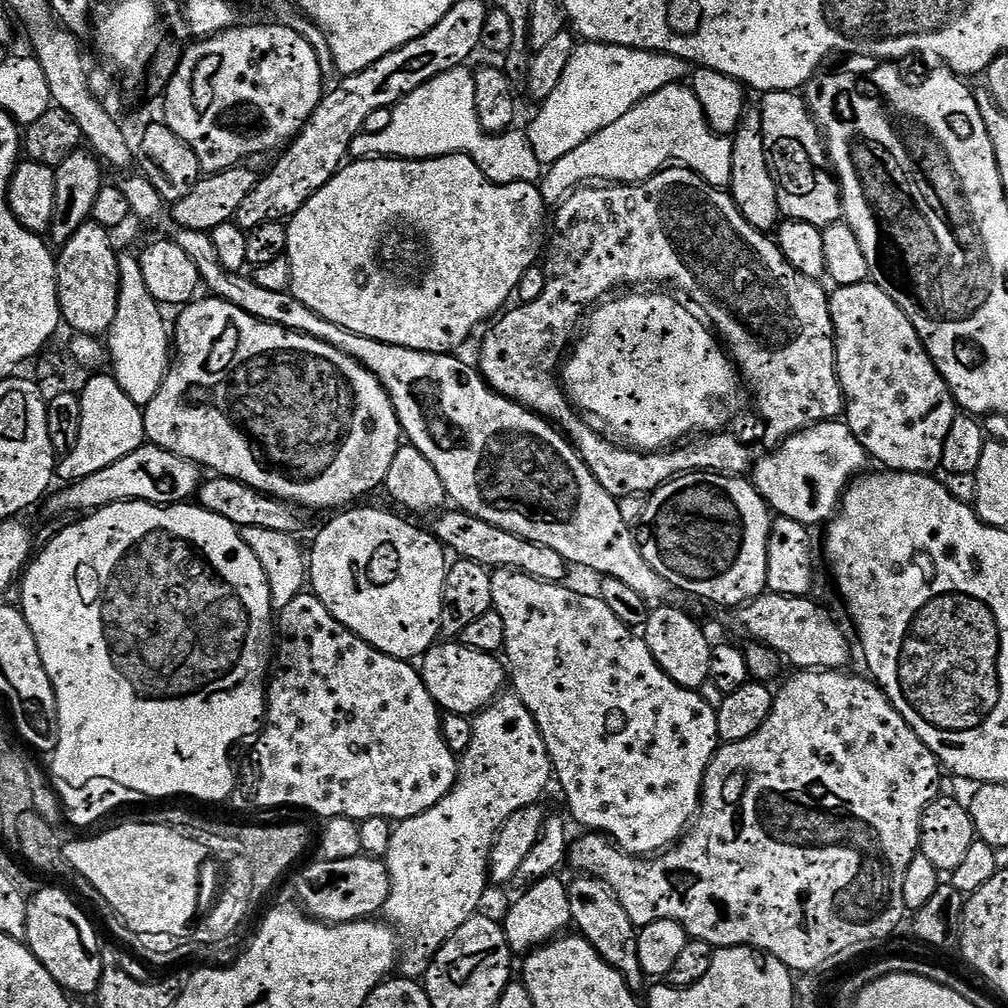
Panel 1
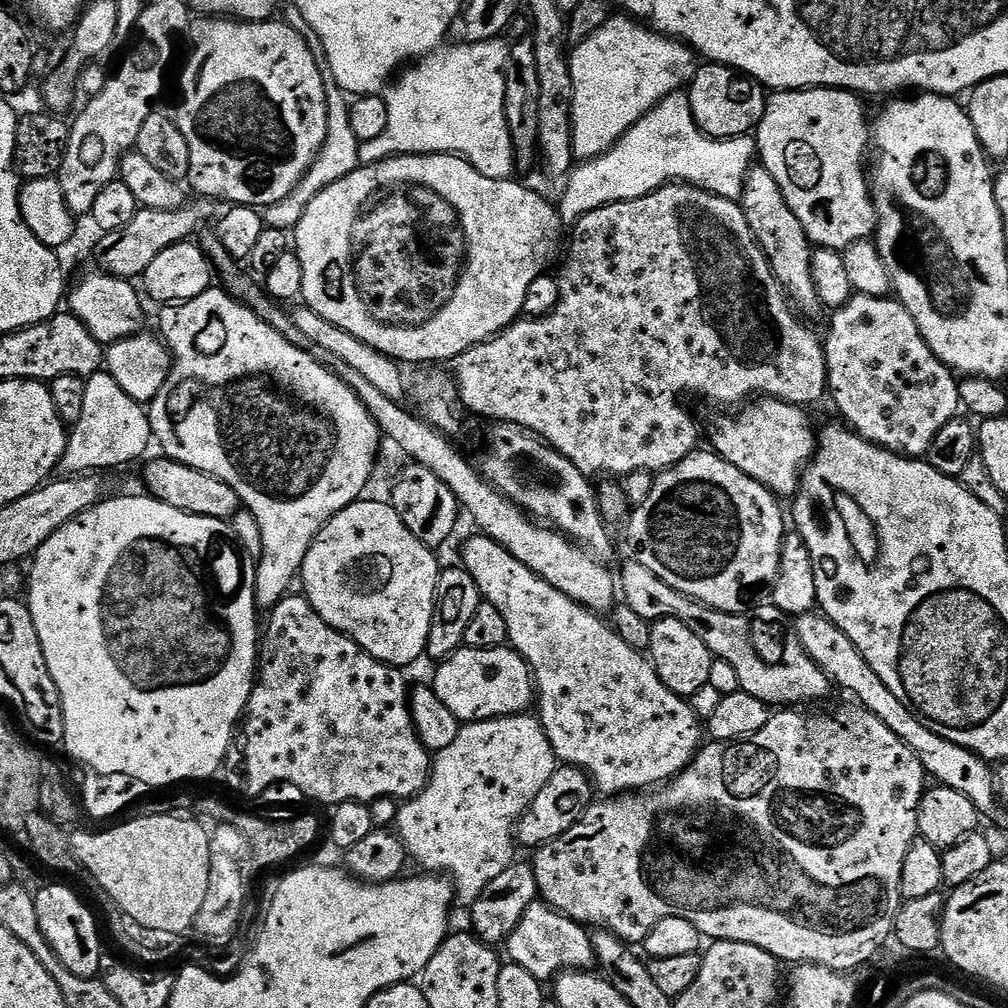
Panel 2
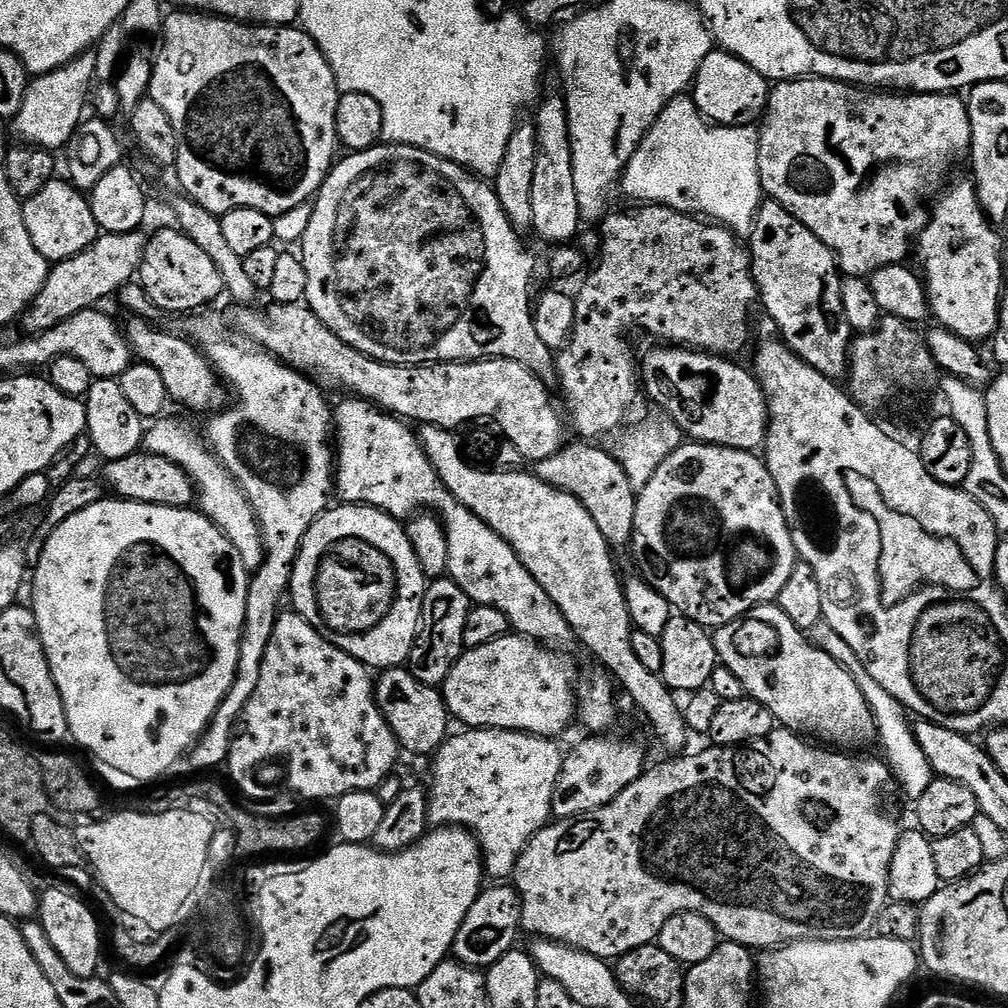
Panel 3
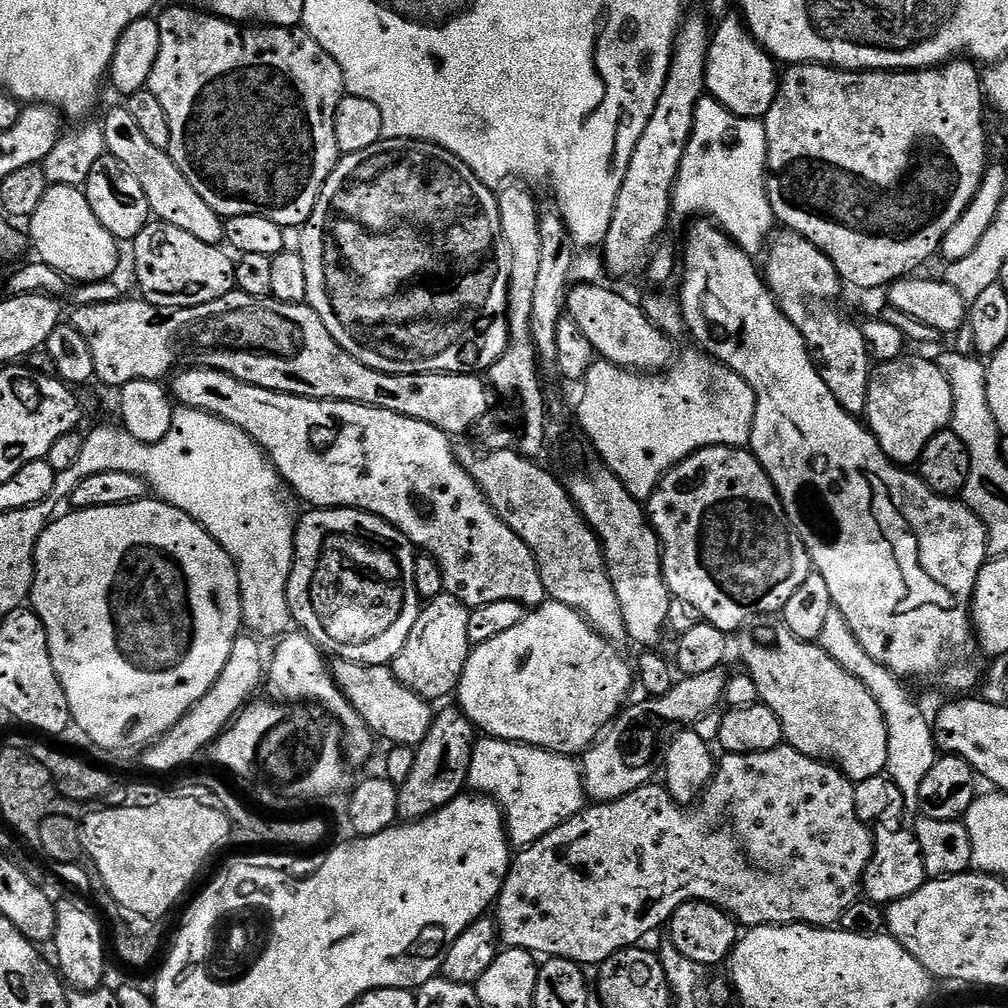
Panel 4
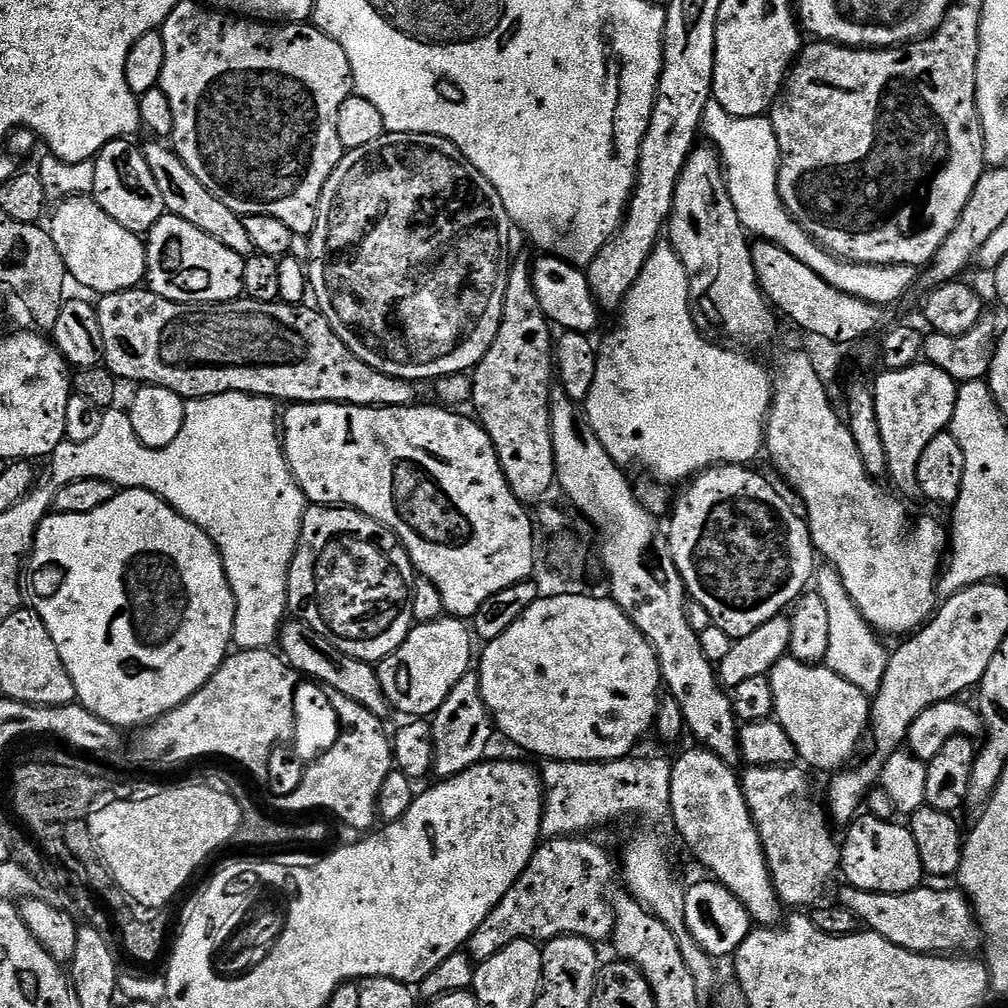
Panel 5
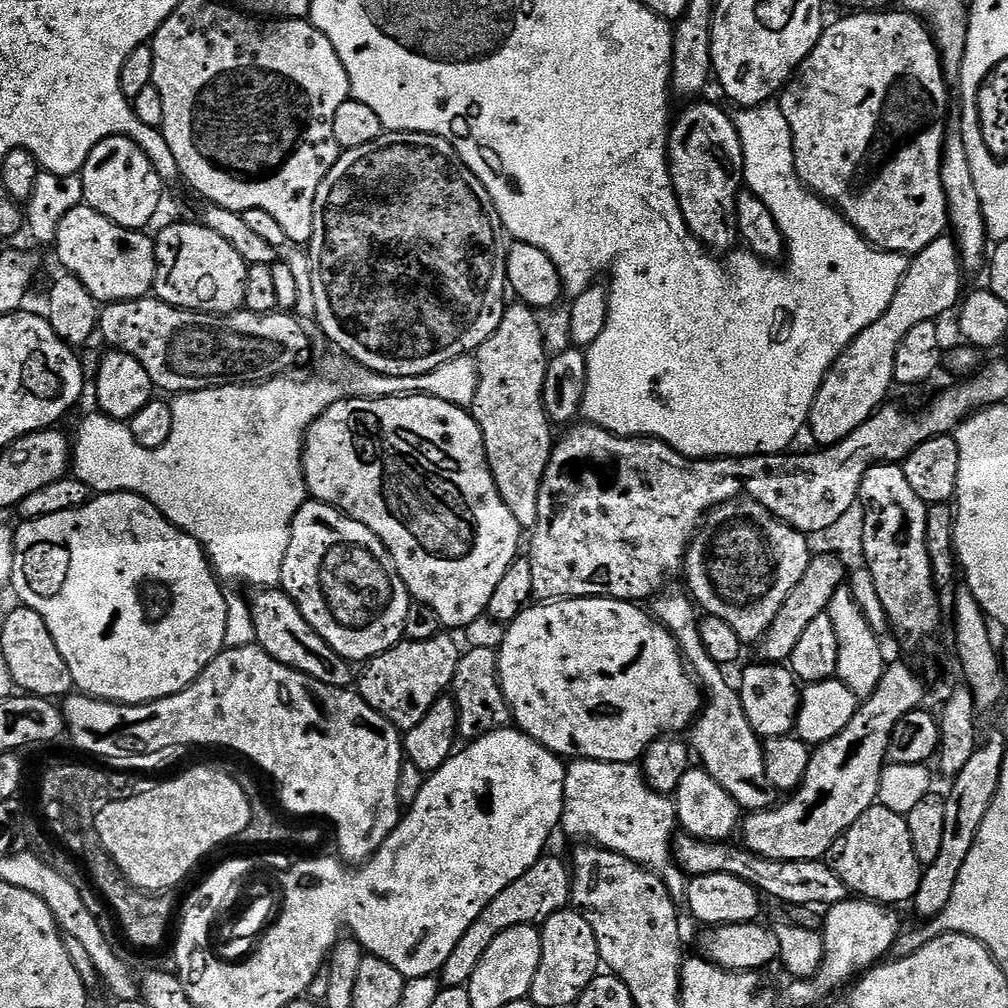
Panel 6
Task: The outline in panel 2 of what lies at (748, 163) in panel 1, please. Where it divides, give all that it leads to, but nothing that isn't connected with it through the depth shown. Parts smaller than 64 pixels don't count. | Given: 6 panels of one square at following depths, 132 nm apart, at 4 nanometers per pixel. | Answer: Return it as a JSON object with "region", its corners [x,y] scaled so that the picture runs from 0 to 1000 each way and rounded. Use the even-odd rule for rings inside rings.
{"region":[[[756,165],[743,167],[732,201],[740,212],[740,220],[744,220],[744,228],[748,228],[752,244],[756,244],[772,280],[782,291],[782,297],[791,311],[803,318],[812,316],[813,310],[815,311],[815,303],[812,288],[808,284],[808,276],[804,272],[808,243],[803,238],[796,220],[792,220],[792,212],[788,212],[780,196],[776,196],[776,188],[772,188],[772,181],[768,181],[764,169]]]}

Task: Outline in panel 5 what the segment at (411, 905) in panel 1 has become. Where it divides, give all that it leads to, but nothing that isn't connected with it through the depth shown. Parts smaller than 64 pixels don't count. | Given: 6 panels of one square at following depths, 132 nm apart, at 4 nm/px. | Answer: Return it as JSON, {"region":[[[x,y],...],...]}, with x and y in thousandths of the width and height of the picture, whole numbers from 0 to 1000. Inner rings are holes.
{"region":[[[550,754],[541,757],[538,762],[538,777],[542,787],[540,811],[536,828],[540,831],[559,831],[572,827],[583,827],[586,821],[595,821],[606,813],[615,813],[618,810],[636,810],[643,817],[655,817],[664,813],[666,757],[659,754],[601,754],[598,756],[580,756],[577,754]]]}

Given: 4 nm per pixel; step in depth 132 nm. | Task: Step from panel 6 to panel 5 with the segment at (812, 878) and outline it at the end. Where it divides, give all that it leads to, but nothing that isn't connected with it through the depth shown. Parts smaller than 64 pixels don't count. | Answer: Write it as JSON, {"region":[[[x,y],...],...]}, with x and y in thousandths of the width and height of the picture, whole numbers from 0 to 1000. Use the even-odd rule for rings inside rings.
{"region":[[[837,879],[831,893],[860,924],[870,925],[875,931],[887,935],[887,938],[926,948],[967,945],[967,940],[974,937],[974,925],[960,890],[952,883],[943,885],[940,881],[921,880],[914,879],[895,887],[879,887]]]}

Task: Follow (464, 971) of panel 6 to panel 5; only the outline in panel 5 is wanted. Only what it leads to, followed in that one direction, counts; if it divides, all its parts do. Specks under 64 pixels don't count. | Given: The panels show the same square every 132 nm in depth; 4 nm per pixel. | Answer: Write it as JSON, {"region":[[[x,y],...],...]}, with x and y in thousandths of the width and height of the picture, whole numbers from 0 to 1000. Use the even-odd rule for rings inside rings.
{"region":[[[574,828],[562,829],[559,831],[544,831],[533,840],[532,845],[526,851],[526,855],[522,859],[522,863],[514,871],[514,875],[510,875],[510,879],[506,879],[506,883],[498,891],[498,895],[494,895],[494,899],[490,899],[490,903],[486,903],[486,907],[482,907],[482,915],[478,915],[478,919],[474,919],[474,923],[470,923],[468,930],[464,932],[462,938],[462,947],[469,957],[476,956],[482,950],[490,950],[490,946],[494,946],[494,942],[498,942],[498,938],[506,938],[506,935],[511,933],[531,933],[533,935],[543,935],[554,931],[555,929],[572,929],[588,935],[602,934],[607,928],[607,899],[605,896],[605,884],[603,880],[607,877],[607,868],[612,868],[613,861],[607,858],[607,853],[603,850],[603,845],[595,837],[583,833],[587,831],[576,831]]]}

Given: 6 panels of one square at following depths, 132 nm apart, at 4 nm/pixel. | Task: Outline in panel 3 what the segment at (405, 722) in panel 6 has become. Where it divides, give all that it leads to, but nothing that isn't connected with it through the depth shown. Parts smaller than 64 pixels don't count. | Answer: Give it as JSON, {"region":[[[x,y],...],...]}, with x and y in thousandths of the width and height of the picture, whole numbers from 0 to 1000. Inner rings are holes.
{"region":[[[446,573],[431,575],[424,580],[421,604],[417,610],[417,624],[403,660],[411,673],[415,673],[415,677],[430,681],[439,680],[446,665],[450,665],[454,653],[462,646],[458,629],[462,625],[464,606],[469,602],[458,581],[454,581]]]}

